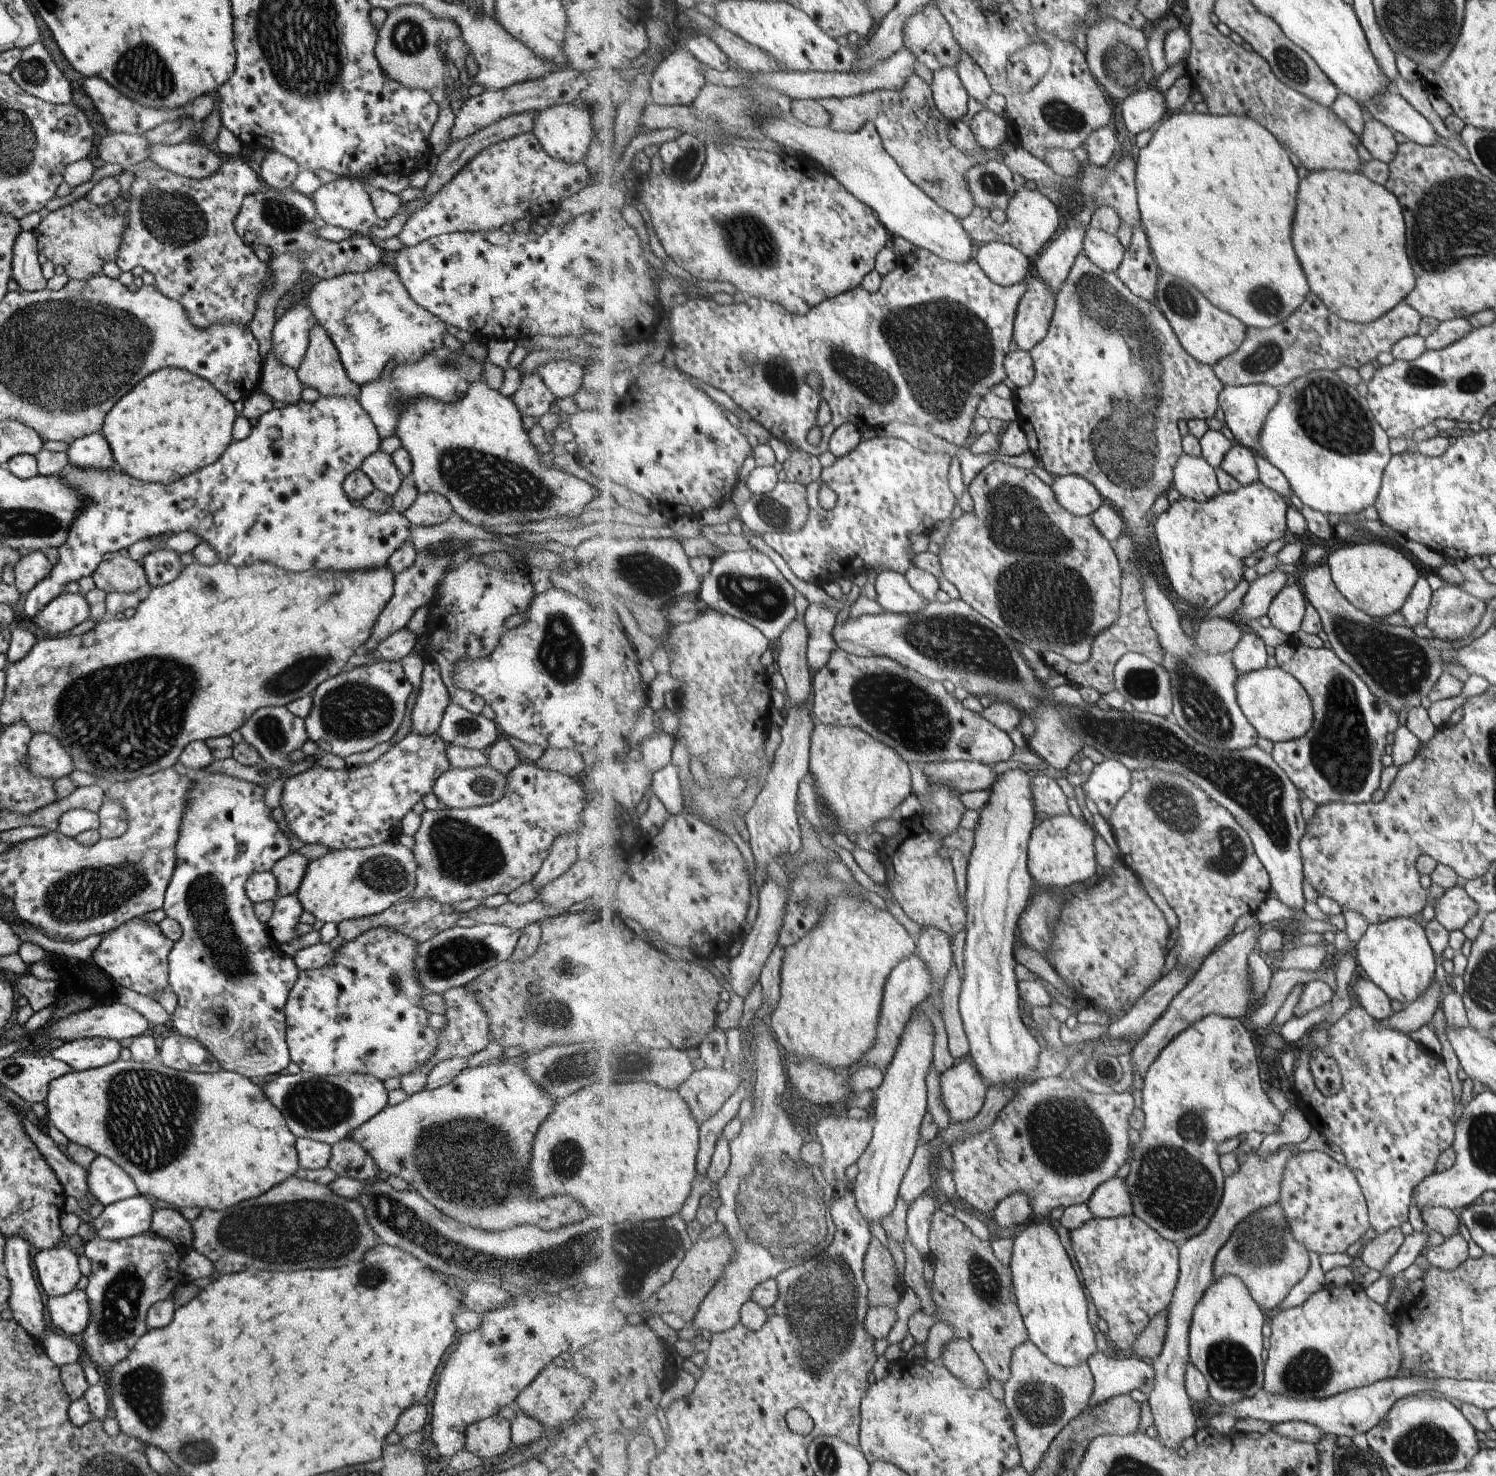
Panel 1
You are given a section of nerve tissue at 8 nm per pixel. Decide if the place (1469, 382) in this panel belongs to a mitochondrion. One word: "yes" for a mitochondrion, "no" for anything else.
yes

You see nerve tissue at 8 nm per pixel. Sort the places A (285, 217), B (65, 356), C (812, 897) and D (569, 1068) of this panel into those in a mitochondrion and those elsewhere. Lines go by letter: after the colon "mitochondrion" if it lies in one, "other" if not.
A: mitochondrion
B: mitochondrion
C: mitochondrion
D: mitochondrion

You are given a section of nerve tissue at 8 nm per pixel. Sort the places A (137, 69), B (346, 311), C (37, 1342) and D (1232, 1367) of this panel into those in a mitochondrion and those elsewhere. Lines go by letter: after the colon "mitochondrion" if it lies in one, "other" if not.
A: mitochondrion
B: mitochondrion
C: other
D: mitochondrion

